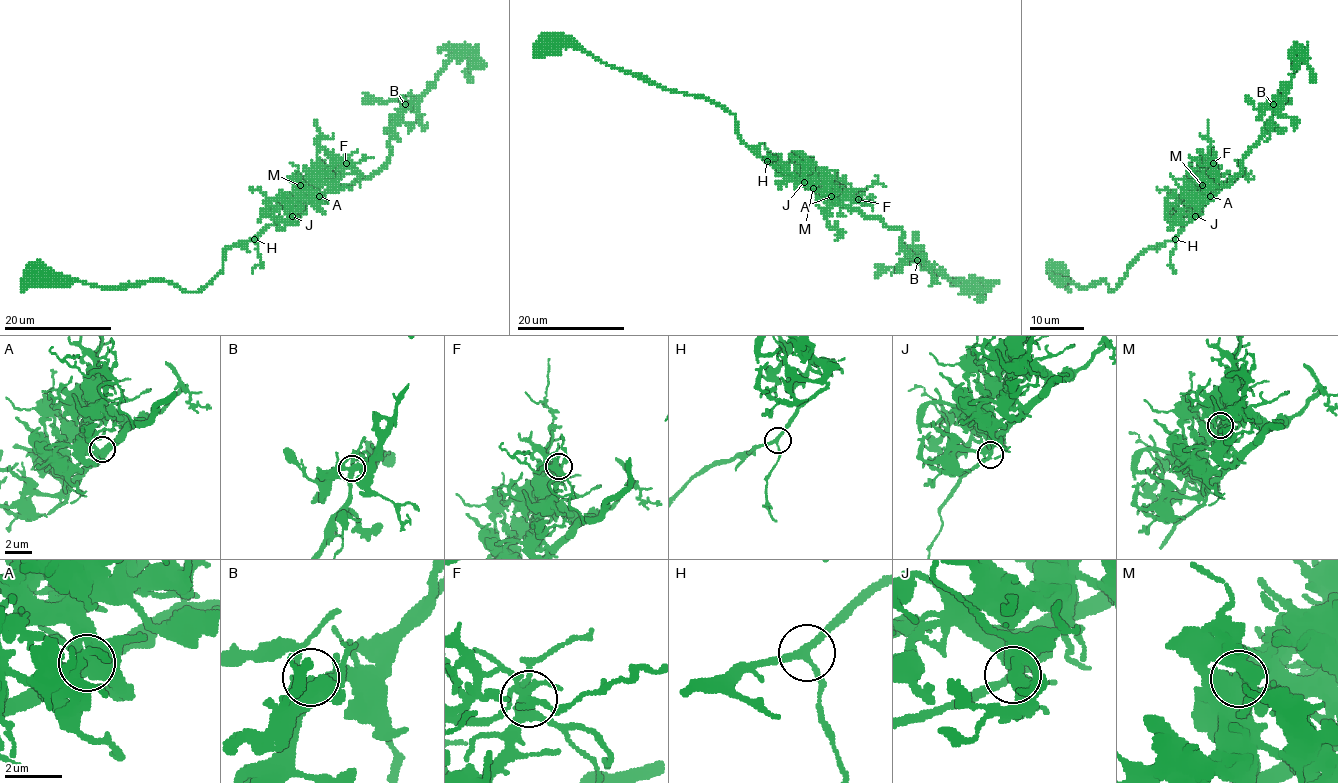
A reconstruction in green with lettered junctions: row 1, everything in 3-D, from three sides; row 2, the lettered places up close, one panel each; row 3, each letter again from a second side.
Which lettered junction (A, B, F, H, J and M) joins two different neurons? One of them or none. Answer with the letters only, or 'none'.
none

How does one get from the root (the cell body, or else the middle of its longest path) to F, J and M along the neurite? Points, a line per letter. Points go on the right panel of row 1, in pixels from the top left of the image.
F: (1055, 276), (1055, 282), (1079, 287), (1104, 280), (1112, 291), (1141, 254), (1170, 241), (1203, 205), (1213, 163)
J: (1055, 276), (1055, 282), (1071, 282), (1079, 287), (1104, 280), (1112, 291), (1141, 254), (1170, 241), (1195, 216)
M: (1055, 276), (1079, 287), (1104, 280), (1112, 291), (1141, 254), (1170, 241), (1195, 215), (1202, 185)

